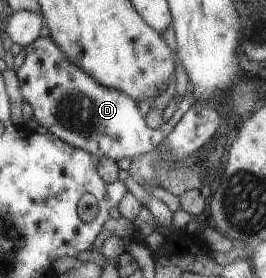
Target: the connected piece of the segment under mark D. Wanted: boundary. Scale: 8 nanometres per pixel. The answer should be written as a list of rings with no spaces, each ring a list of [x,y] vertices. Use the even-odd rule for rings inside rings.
[[[39,36],[24,48],[26,57],[16,70],[16,75],[21,94],[31,104],[38,124],[63,142],[91,153],[96,160],[105,156],[118,161],[149,153],[173,130],[195,102],[193,94],[188,90],[170,109],[164,122],[158,128],[151,128],[147,126],[137,100],[125,92],[101,86],[95,78],[91,78],[91,74],[73,64],[51,36]]]

